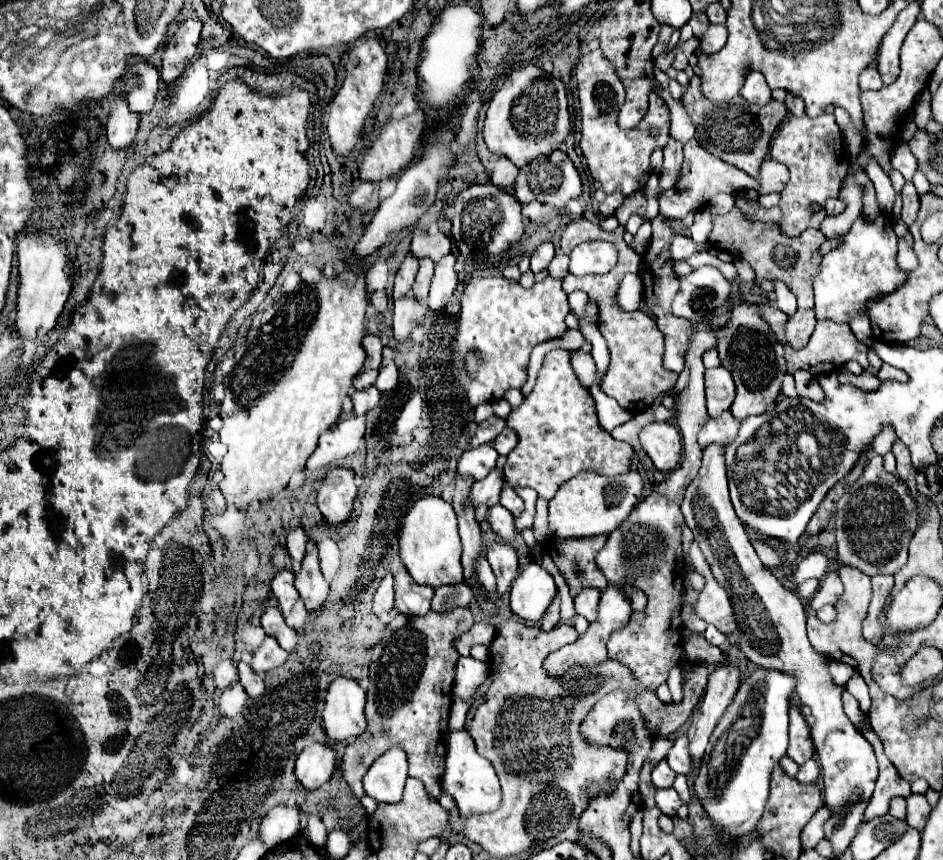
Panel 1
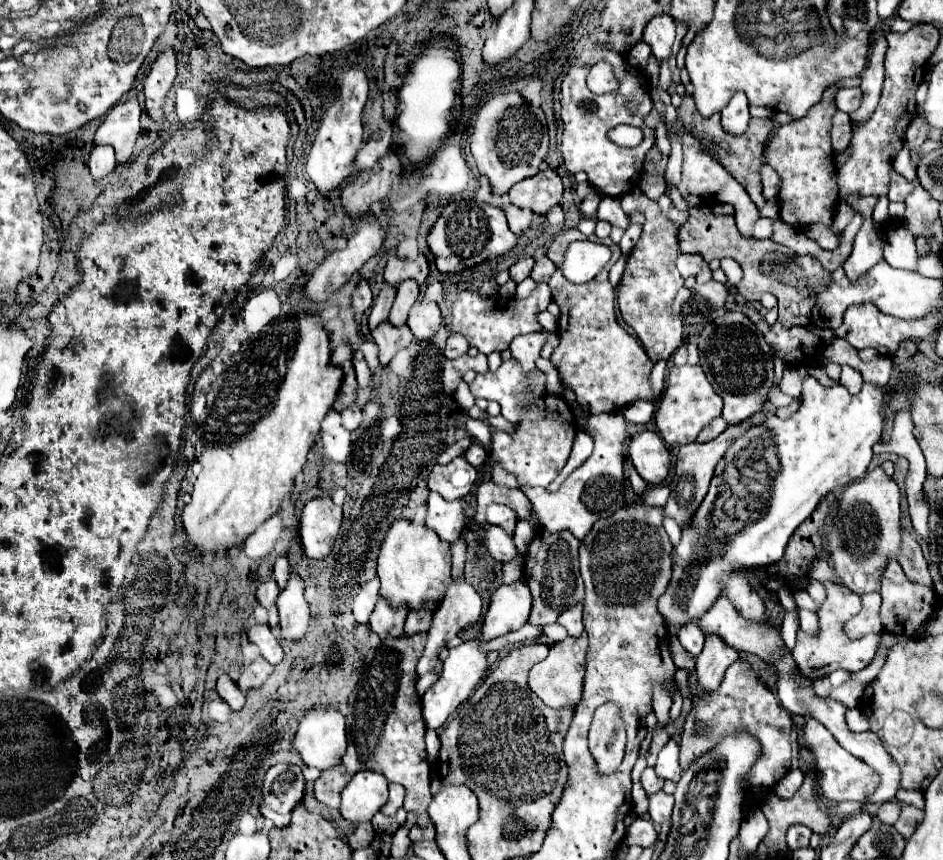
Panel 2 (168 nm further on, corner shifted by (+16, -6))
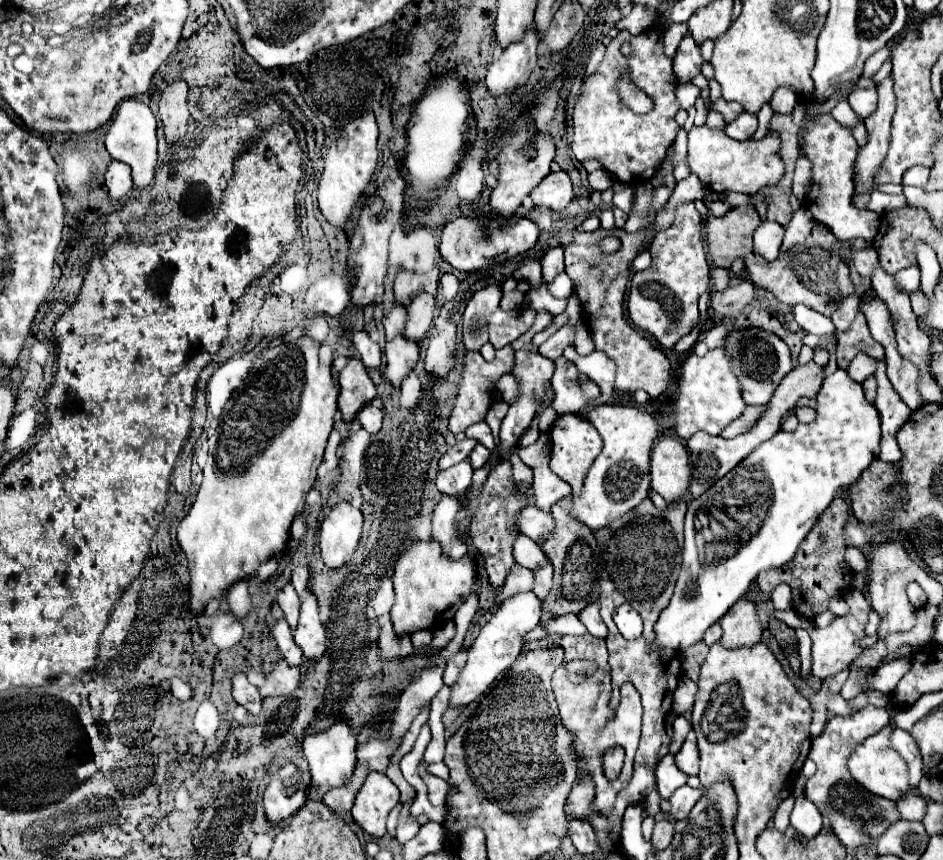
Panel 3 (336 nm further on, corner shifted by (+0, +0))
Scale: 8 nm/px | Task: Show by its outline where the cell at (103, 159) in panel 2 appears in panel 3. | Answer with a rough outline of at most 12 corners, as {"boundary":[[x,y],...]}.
{"boundary":[[112,160],[106,186],[112,200],[134,188],[128,166]]}

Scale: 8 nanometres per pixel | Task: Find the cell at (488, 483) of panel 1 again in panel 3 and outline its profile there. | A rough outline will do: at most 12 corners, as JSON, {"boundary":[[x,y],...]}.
{"boundary":[[442,496],[434,508],[432,540],[450,558],[468,550],[456,514],[462,500]]}

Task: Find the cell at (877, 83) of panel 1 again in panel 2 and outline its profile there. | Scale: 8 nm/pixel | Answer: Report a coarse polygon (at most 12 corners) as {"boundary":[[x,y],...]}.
{"boundary":[[842,88],[836,106],[852,114],[862,102],[860,88]]}

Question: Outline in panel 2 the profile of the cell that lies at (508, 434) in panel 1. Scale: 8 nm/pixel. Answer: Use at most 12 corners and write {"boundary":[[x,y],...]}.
{"boundary":[[478,442],[464,452],[464,458],[476,468],[484,462],[486,450]]}

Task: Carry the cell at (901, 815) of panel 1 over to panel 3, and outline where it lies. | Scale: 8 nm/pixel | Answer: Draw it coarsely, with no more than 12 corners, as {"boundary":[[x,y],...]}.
{"boundary":[[906,792],[898,802],[904,820],[922,820],[926,800]]}

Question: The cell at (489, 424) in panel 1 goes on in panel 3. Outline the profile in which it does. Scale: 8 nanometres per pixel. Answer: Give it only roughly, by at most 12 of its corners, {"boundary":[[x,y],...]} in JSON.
{"boundary":[[470,438],[456,444],[440,458],[440,470],[466,460],[476,444]]}

